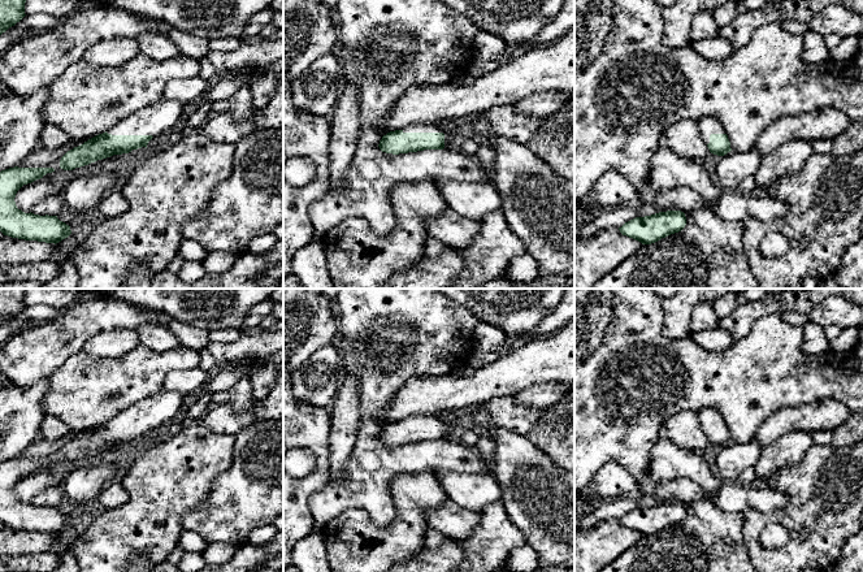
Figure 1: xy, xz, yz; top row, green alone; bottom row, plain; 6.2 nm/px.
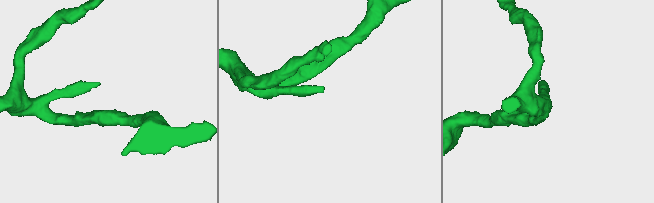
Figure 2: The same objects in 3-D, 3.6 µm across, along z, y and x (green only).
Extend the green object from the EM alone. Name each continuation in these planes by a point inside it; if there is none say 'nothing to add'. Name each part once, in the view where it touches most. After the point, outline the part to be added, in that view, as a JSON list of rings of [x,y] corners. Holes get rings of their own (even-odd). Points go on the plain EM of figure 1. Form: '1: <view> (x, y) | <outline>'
1: xz (450, 434) | [[[435,413],[409,416],[402,420],[403,424],[443,424],[444,425],[444,442],[456,441],[460,429],[452,429],[448,422]]]

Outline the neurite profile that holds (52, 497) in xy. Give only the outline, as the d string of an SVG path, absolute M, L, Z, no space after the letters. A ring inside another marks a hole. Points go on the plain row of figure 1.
M55 485L51 488L44 489L39 494L36 494L31 504L39 506L39 507L57 507L65 500L64 489L61 485Z

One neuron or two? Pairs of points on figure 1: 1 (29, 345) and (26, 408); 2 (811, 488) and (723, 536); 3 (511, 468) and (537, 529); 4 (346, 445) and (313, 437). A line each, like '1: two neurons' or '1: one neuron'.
1: two neurons
2: two neurons
3: one neuron
4: two neurons

